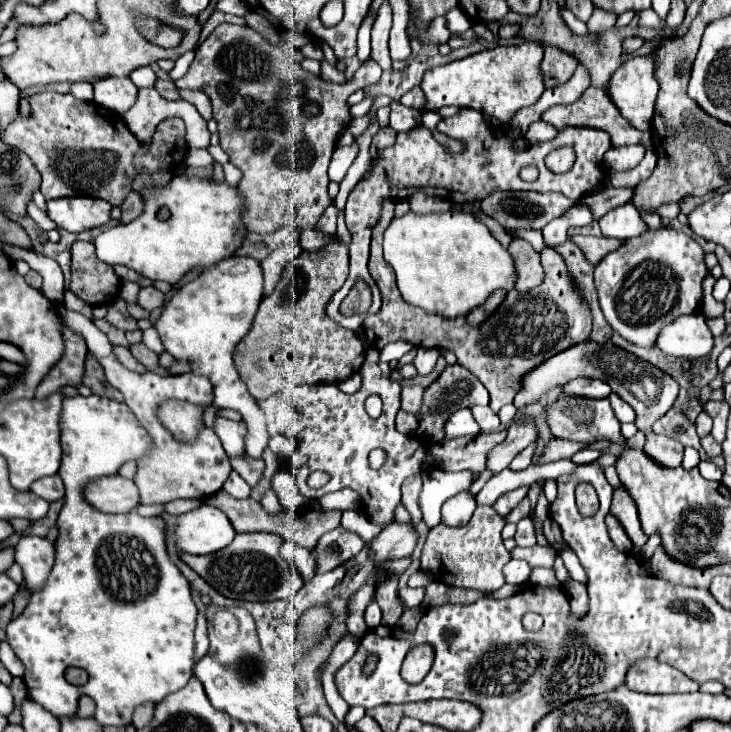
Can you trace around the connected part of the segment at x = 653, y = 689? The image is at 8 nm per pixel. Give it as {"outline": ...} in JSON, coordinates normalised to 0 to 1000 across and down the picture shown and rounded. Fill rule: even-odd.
{"outline":[[[874,902],[858,921],[855,934],[860,943],[885,948],[918,948],[956,943],[951,929],[943,929],[934,918],[904,907],[899,902]]]}

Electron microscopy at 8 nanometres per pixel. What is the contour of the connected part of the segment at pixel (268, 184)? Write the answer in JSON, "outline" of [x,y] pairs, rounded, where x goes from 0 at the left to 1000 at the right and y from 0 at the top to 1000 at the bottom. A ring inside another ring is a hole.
{"outline":[[[300,33],[300,36],[283,49],[283,55],[272,60],[272,66],[267,68],[267,82],[261,85],[259,98],[256,98],[248,109],[242,109],[239,115],[242,115],[242,120],[264,120],[264,123],[272,123],[272,120],[275,120],[275,123],[280,123],[280,128],[286,131],[286,137],[289,137],[289,142],[291,142],[291,164],[300,169],[302,202],[313,210],[316,221],[332,235],[332,246],[327,249],[327,265],[330,265],[330,270],[332,270],[332,292],[330,292],[330,298],[332,298],[335,311],[341,311],[343,317],[352,317],[352,320],[365,320],[365,317],[373,317],[373,314],[379,314],[379,311],[384,311],[384,309],[412,311],[412,339],[415,339],[415,342],[434,342],[434,344],[436,344],[436,342],[442,342],[445,336],[453,333],[450,328],[442,328],[442,325],[439,325],[442,320],[434,320],[431,303],[434,303],[434,298],[439,295],[439,290],[453,279],[453,270],[450,270],[450,265],[447,265],[447,251],[450,251],[447,227],[450,227],[453,210],[456,210],[456,205],[458,205],[458,189],[461,189],[461,183],[464,183],[469,175],[475,175],[475,169],[480,167],[475,134],[477,134],[486,123],[518,112],[521,98],[524,98],[524,96],[521,96],[521,90],[518,90],[513,82],[502,82],[502,85],[497,85],[494,93],[486,98],[486,104],[480,107],[480,112],[472,112],[472,115],[453,115],[453,112],[447,112],[447,109],[442,109],[442,107],[436,107],[436,104],[428,104],[428,101],[417,98],[395,74],[390,74],[384,66],[368,60],[368,57],[365,57],[354,44],[349,44],[346,38],[341,38],[341,36],[324,36],[324,33]],[[404,120],[415,120],[409,131],[406,131]]]}

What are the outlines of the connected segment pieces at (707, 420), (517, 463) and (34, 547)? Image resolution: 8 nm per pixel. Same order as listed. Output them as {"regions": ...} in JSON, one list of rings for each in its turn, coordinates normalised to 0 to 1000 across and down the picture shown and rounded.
{"regions":[[[[959,563],[959,566],[953,568],[953,574],[951,574],[951,582],[953,582],[953,593],[956,593],[956,596],[967,596],[967,593],[973,590],[973,579],[975,579],[973,568],[970,568],[967,563]]],[[[732,604],[724,607],[715,617],[710,617],[710,620],[702,626],[702,631],[696,634],[696,639],[699,639],[699,642],[715,642],[715,639],[721,639],[721,637],[726,634],[726,626],[732,623],[732,615],[735,615],[735,607],[732,607]]],[[[29,732],[21,746],[21,768],[31,779],[31,795],[40,809],[51,809],[62,801],[73,773],[73,760],[73,740],[53,732]]]]}

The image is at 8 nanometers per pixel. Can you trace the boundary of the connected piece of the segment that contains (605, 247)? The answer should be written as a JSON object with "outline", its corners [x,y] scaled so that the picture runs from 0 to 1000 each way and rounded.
{"outline":[[[784,322],[781,328],[787,328],[795,342],[806,350],[806,358],[808,361],[817,361],[825,350],[830,350],[833,344],[844,342],[847,333],[852,333],[855,328],[847,328],[847,325],[814,325],[814,322]]]}

